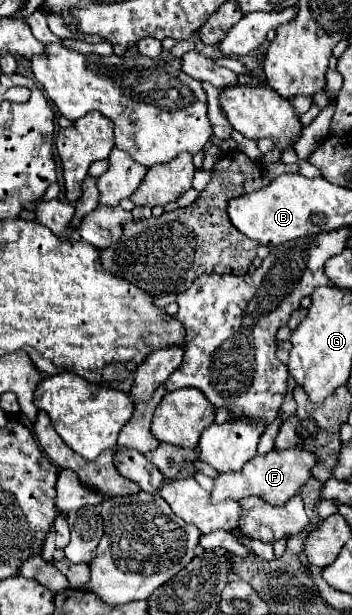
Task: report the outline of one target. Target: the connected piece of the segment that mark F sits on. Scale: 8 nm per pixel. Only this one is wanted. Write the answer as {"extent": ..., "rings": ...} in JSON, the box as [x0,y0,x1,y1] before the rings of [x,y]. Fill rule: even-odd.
{"extent":[210,449,316,505],"rings":[[[272,449],[266,455],[256,455],[254,459],[250,459],[242,471],[232,471],[232,473],[220,473],[214,479],[214,489],[210,493],[212,503],[220,503],[226,499],[244,499],[248,495],[256,495],[262,497],[266,503],[270,501],[272,505],[282,505],[286,503],[290,497],[294,497],[300,487],[308,481],[308,477],[312,475],[310,469],[316,465],[316,459],[310,451],[302,451],[302,449],[286,449],[286,451],[278,451]]]}

